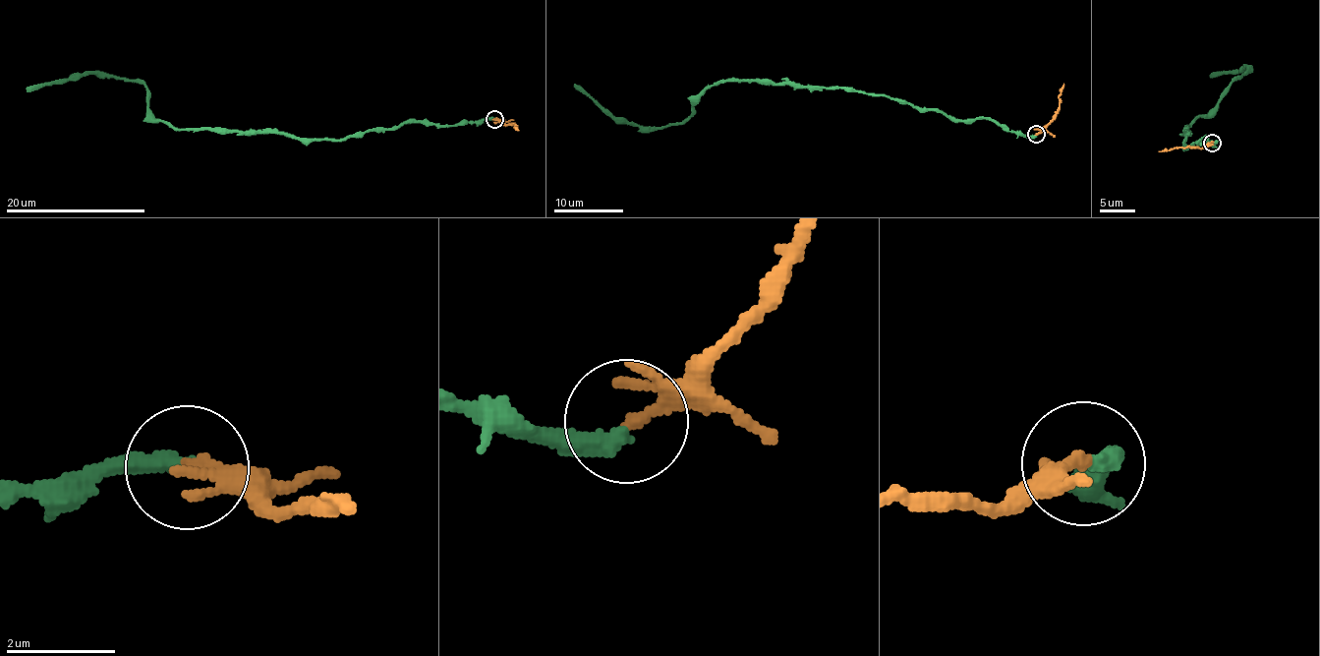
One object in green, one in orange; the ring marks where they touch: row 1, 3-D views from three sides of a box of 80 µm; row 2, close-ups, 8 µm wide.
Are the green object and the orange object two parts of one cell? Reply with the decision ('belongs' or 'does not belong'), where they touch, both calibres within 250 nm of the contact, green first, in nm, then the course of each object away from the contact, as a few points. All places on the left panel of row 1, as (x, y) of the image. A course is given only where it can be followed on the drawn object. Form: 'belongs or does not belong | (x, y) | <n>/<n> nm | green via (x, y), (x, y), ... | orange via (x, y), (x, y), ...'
does not belong | (494, 119) | 360/240 nm | green via (494, 118), (407, 121), (304, 140), (173, 129), (151, 115), (143, 84), (115, 76), (73, 74), (26, 89) | orange via (493, 119), (516, 125), (519, 130)

